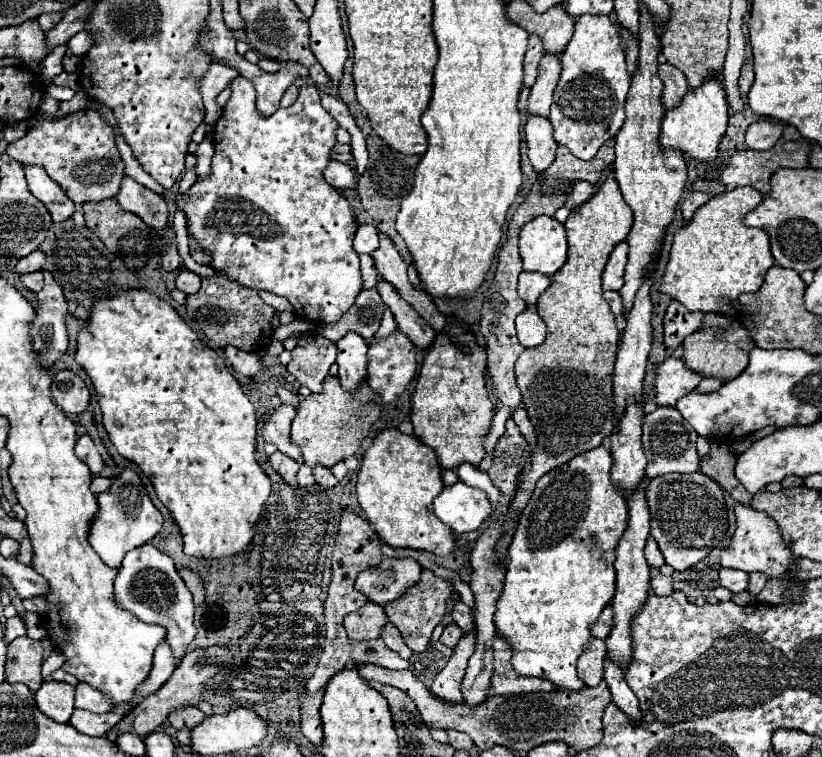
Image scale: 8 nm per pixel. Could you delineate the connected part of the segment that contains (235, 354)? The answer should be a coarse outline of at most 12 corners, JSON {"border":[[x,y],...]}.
{"border":[[225,347],[231,367],[247,377],[261,373],[259,353]]}

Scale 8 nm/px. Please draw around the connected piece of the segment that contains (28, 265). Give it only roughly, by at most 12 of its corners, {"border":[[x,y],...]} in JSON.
{"border":[[41,251],[19,259],[17,275],[39,271],[45,263]]}

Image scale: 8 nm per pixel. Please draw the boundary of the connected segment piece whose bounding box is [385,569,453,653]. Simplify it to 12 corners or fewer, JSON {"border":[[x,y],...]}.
{"border":[[423,569],[385,605],[413,653],[427,649],[447,611],[453,581]]}

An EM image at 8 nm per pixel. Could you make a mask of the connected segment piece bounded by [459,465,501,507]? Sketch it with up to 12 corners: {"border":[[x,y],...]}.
{"border":[[461,465],[461,479],[467,485],[481,487],[497,507],[501,493],[487,473]]}

